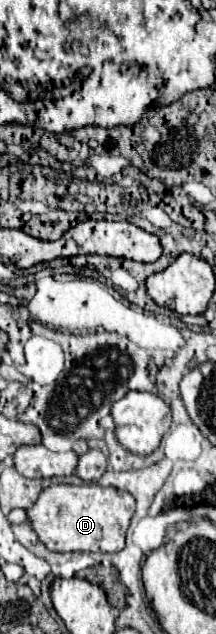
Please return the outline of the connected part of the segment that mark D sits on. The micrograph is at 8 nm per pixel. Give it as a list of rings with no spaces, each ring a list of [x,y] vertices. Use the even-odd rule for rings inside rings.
[[[52,484],[44,488],[38,500],[26,510],[28,520],[38,534],[38,540],[52,552],[118,552],[124,548],[124,536],[136,510],[136,500],[116,488],[104,488],[100,484]]]

